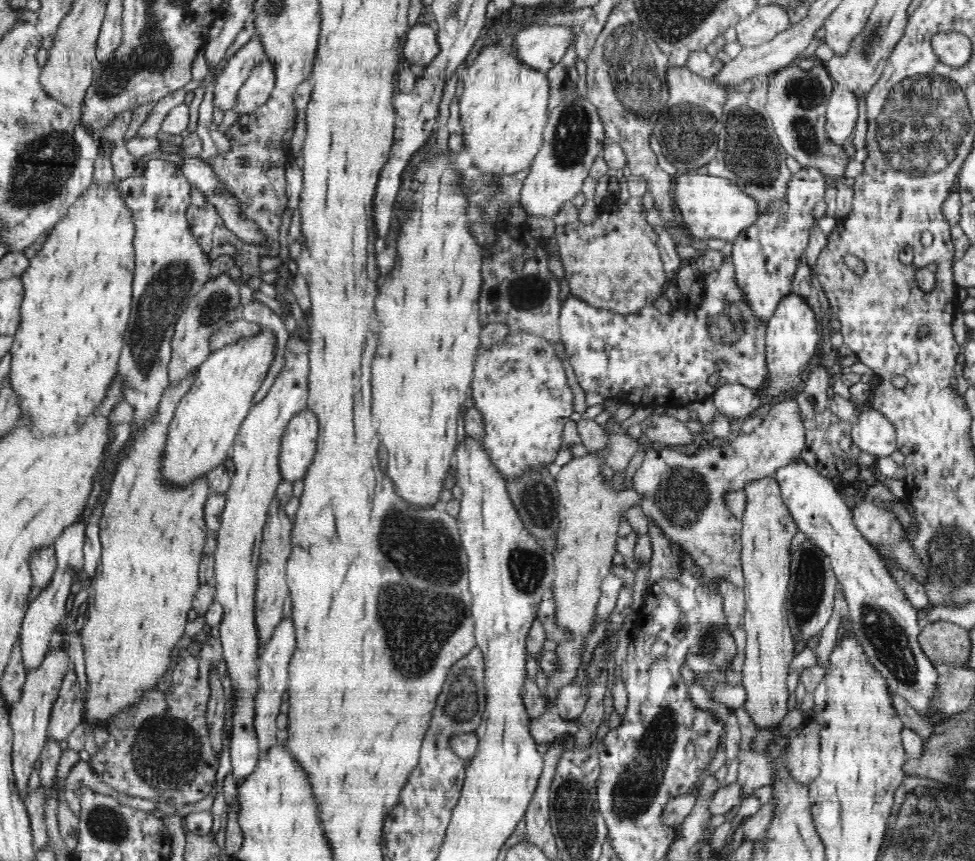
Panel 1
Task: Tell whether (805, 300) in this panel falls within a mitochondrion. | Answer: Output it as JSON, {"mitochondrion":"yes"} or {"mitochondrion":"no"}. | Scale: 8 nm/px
{"mitochondrion":"no"}

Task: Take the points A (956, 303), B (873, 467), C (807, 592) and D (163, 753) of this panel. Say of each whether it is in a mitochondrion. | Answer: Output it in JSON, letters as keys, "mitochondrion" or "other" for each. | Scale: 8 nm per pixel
{"A":"other","B":"other","C":"mitochondrion","D":"mitochondrion"}

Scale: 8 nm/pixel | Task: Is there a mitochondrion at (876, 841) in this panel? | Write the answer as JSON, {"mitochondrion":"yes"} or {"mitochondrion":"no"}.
{"mitochondrion":"yes"}

